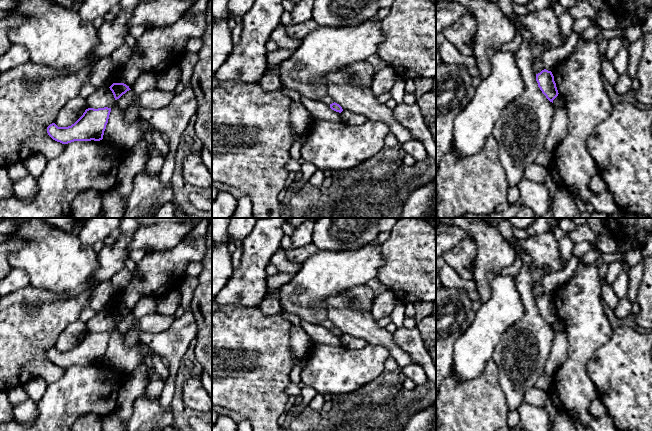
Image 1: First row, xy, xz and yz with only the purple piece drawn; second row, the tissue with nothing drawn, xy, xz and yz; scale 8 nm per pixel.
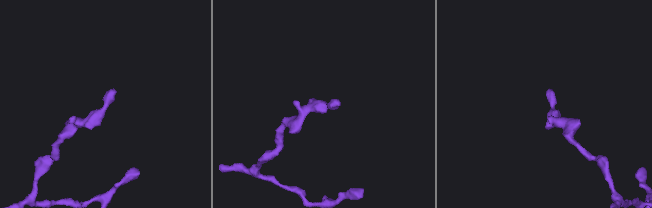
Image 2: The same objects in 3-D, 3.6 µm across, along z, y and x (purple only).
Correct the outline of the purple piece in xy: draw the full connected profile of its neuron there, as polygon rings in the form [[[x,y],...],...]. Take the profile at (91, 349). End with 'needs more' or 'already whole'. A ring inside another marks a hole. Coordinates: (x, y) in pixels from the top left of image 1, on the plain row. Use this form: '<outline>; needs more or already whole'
[[[88,332],[71,350],[58,351],[55,347],[47,351],[48,359],[55,365],[68,368],[74,365],[100,365],[108,347],[111,332]]]; already whole

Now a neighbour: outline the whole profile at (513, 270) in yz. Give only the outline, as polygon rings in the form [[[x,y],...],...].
[[[517,256],[517,258],[514,260],[514,262],[510,266],[503,268],[500,271],[500,275],[518,277],[519,272],[522,268],[522,265],[523,265],[522,259],[519,256]]]

